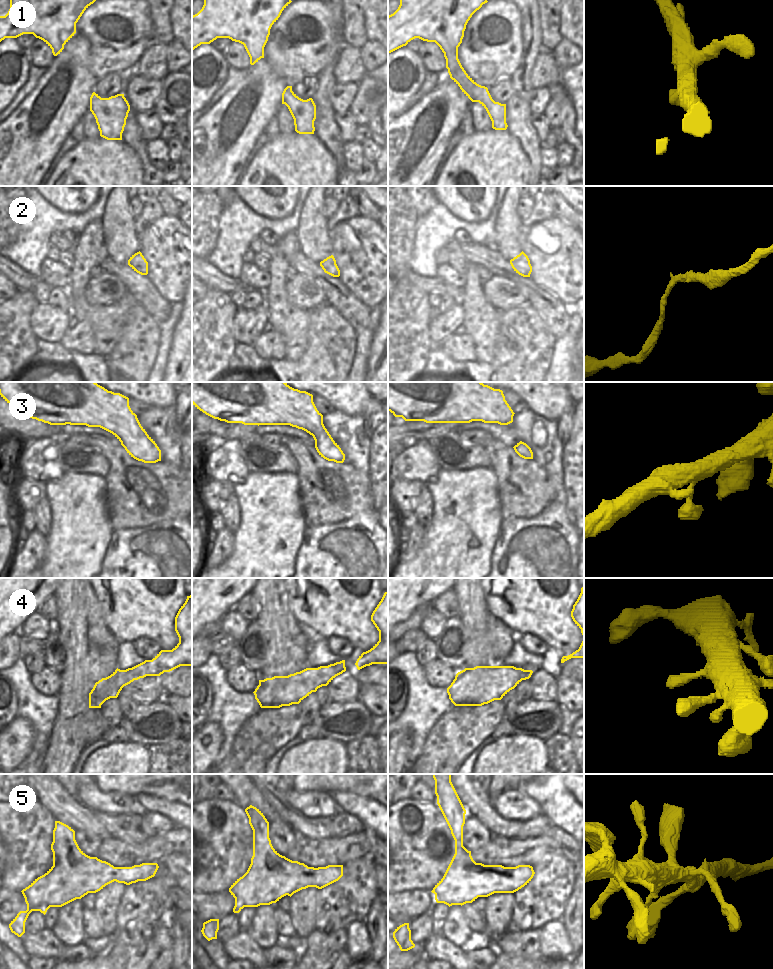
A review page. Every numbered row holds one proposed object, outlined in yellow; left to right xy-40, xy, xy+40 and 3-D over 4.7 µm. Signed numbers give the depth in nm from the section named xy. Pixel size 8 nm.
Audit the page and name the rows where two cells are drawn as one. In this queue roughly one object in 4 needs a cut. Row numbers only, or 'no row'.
no row

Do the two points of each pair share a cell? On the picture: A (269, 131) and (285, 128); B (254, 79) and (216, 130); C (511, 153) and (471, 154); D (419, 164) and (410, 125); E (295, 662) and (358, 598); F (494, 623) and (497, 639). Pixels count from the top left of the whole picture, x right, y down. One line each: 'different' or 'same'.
A: different
B: same
C: same
D: same
E: different
F: same

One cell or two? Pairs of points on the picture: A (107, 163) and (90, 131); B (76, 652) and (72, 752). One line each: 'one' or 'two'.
A: two
B: one

